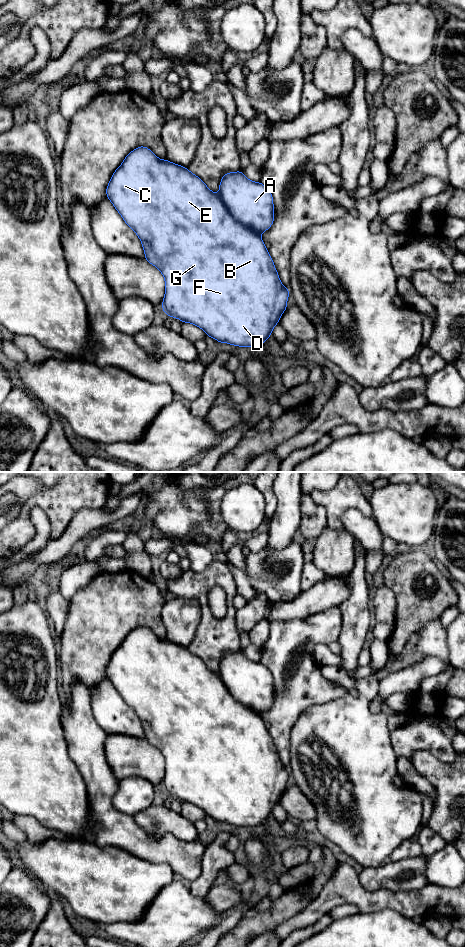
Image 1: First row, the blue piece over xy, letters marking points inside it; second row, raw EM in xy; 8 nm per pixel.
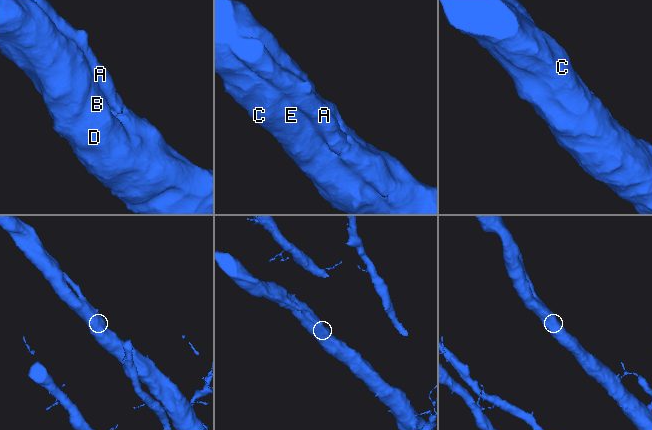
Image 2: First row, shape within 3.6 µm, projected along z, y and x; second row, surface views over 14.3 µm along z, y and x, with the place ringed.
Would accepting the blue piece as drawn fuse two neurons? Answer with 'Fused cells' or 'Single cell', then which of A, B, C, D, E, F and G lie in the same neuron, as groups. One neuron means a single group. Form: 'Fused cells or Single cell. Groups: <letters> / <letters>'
Single cell. Groups: A B C D E F G

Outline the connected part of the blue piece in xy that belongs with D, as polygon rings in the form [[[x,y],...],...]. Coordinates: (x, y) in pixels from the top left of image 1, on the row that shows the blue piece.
[[[140,146],[112,174],[106,194],[139,237],[145,259],[162,273],[165,279],[162,310],[167,316],[196,325],[220,343],[254,347],[267,341],[287,309],[289,297],[289,289],[282,285],[260,236],[274,222],[273,197],[267,187],[249,180],[239,170],[222,176],[216,194],[188,168],[161,160],[149,148]]]

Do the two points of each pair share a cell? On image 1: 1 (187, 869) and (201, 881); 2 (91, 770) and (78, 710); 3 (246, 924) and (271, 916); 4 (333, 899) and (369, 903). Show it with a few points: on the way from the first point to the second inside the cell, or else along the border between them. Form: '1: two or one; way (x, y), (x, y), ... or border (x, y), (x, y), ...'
1: two; border (203, 854), (201, 873), (188, 884)
2: one; way (88, 755), (86, 740), (79, 725)
3: one; way (252, 924), (265, 921)
4: one; way (342, 897), (360, 897)

